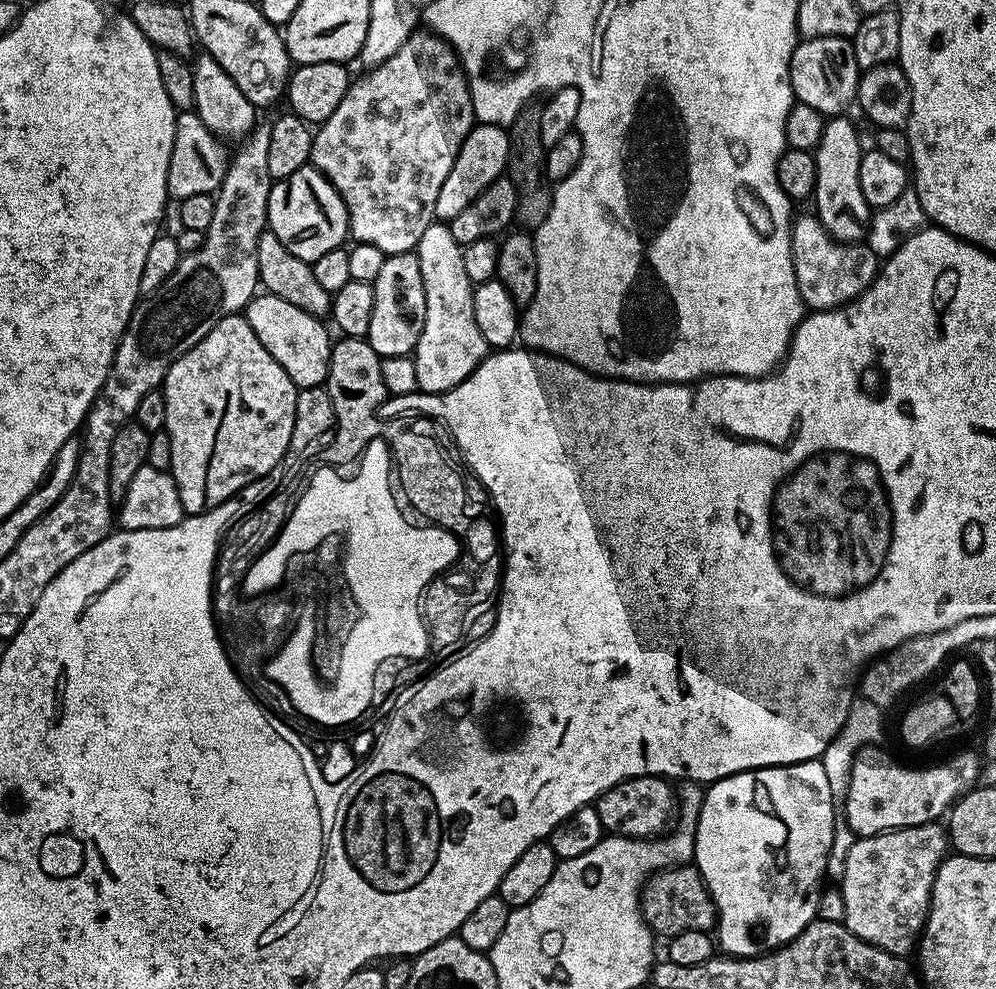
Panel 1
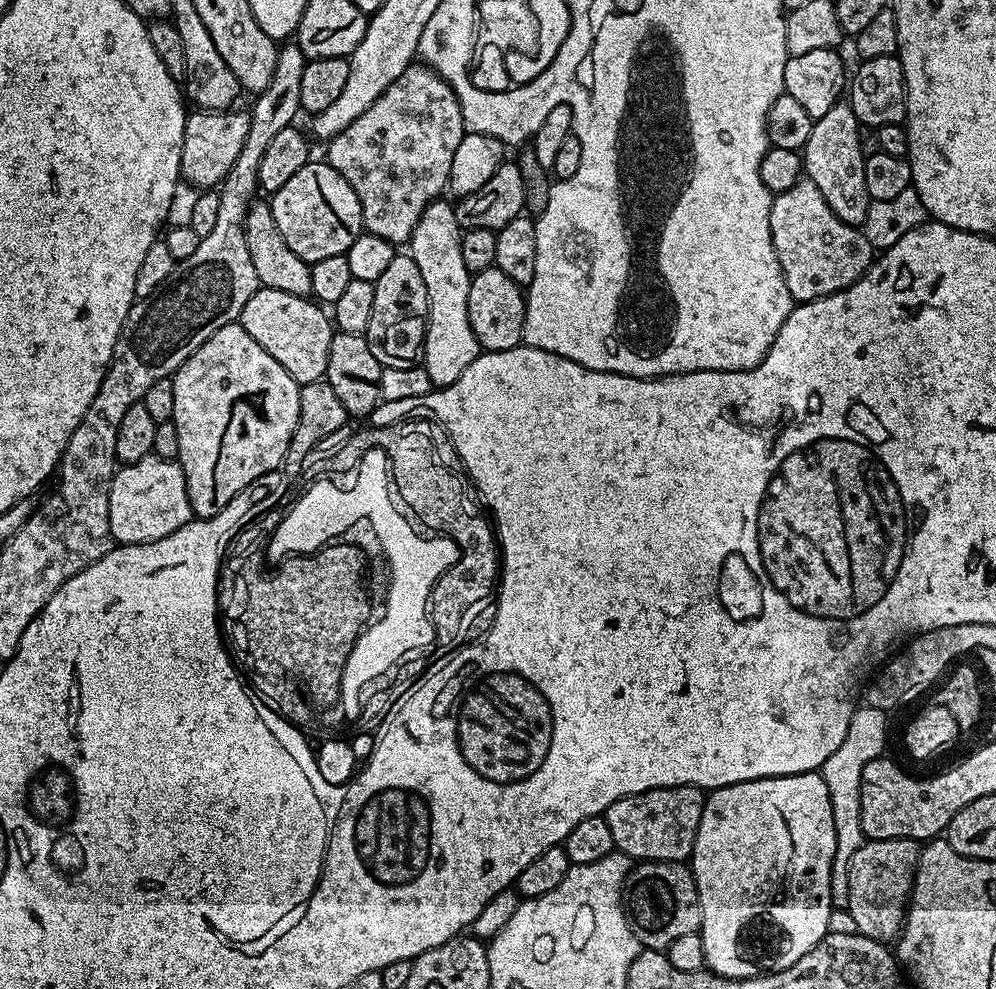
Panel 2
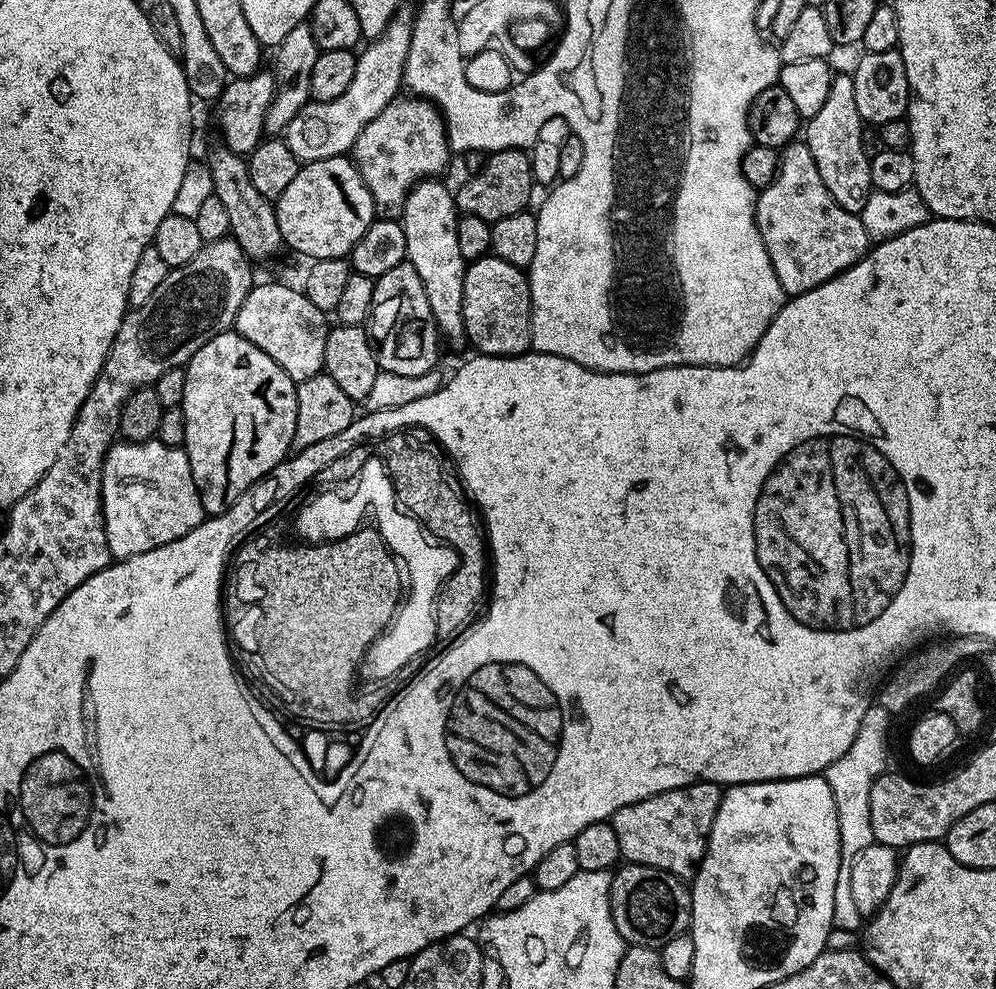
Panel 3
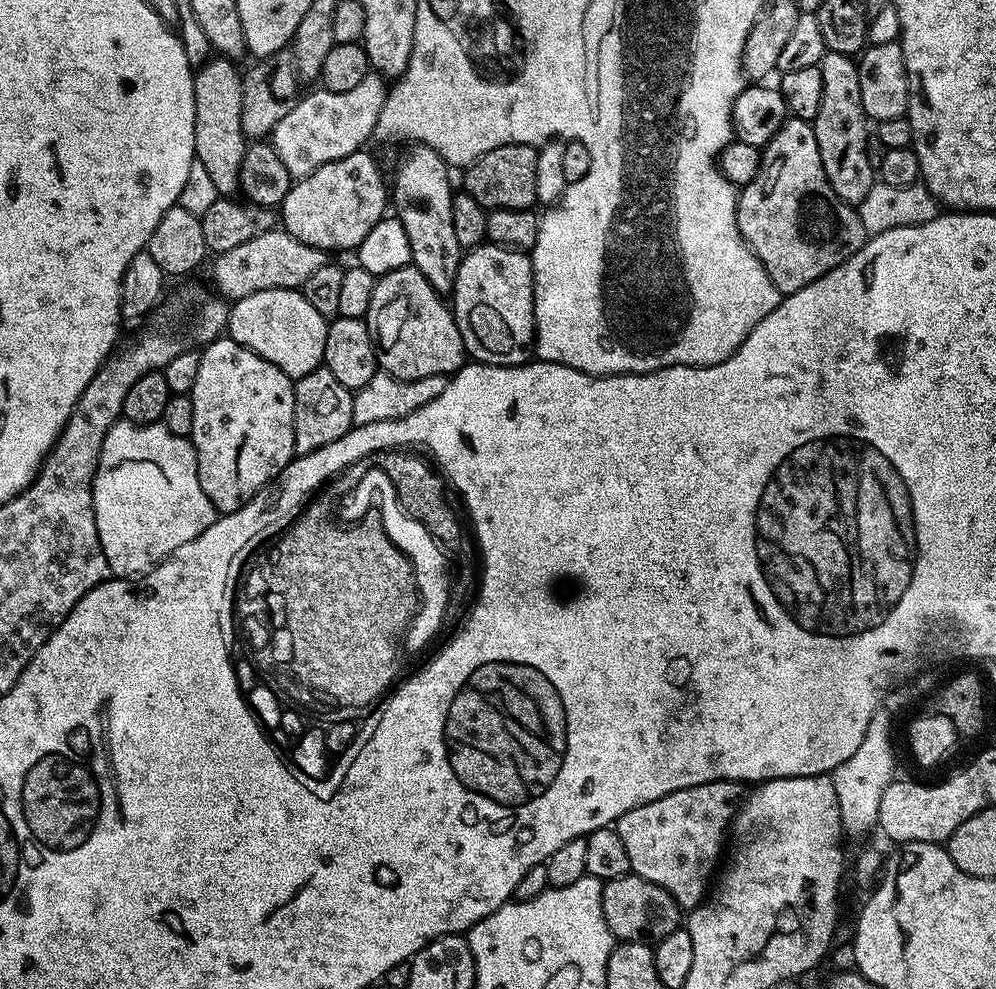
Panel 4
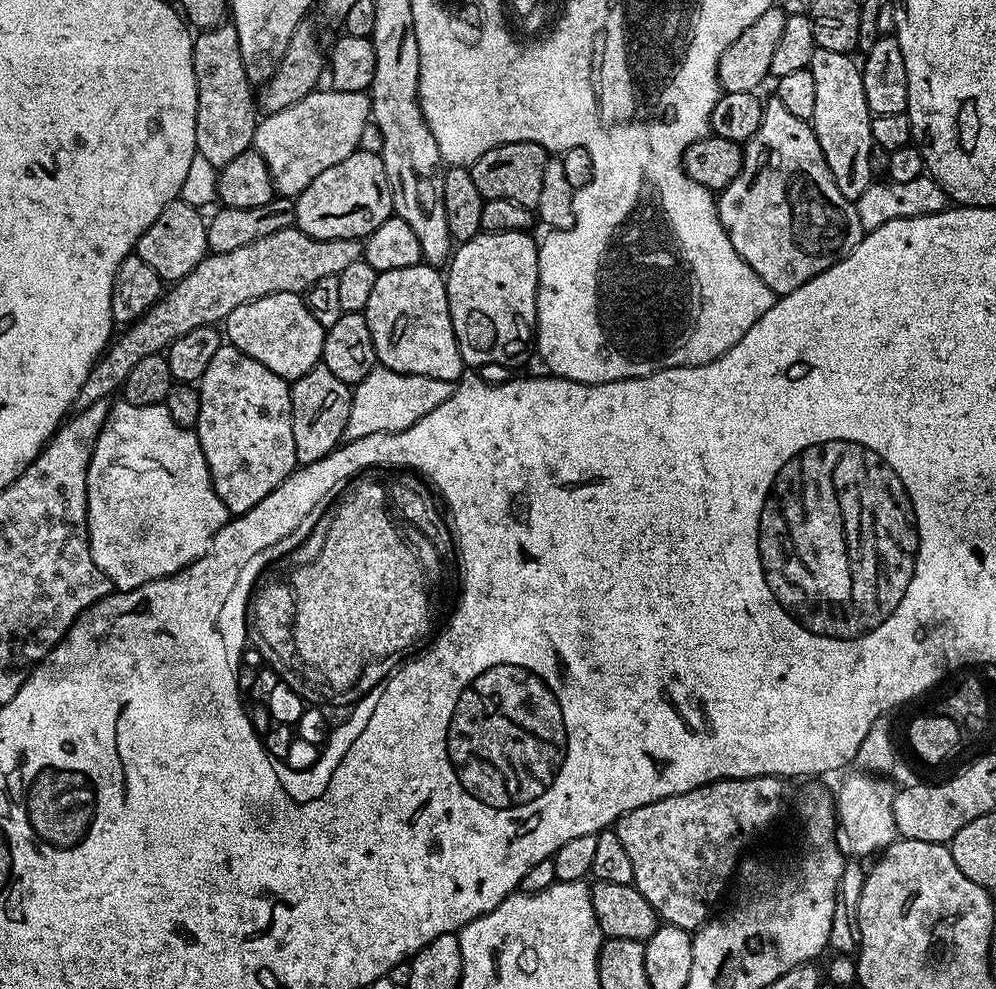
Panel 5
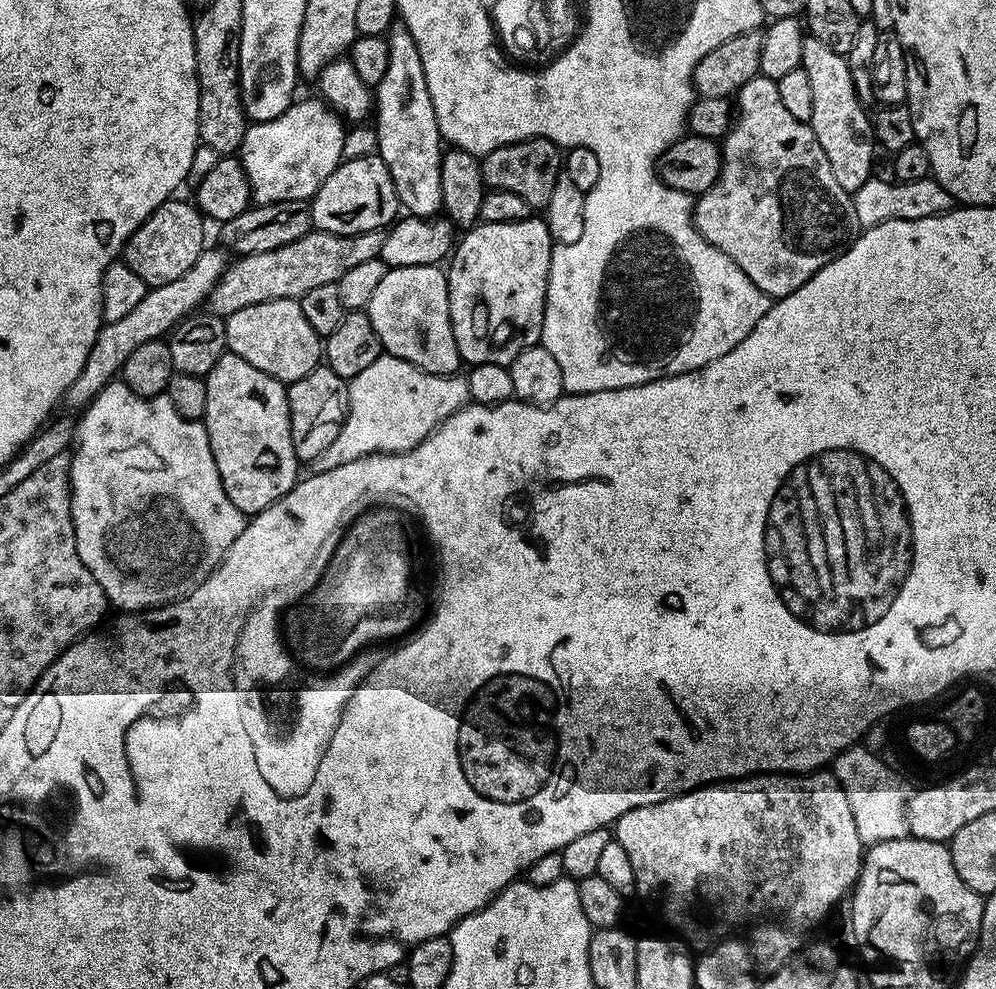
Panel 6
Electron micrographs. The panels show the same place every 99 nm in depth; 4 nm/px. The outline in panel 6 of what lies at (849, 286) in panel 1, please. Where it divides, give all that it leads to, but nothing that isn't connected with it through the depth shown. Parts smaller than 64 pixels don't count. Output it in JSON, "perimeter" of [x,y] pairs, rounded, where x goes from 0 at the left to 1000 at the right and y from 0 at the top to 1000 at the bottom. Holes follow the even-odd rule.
{"perimeter":[[[765,76],[753,79],[753,83],[749,83],[749,87],[745,87],[745,91],[739,94],[737,109],[739,114],[735,130],[725,142],[723,178],[717,184],[717,188],[713,188],[713,192],[709,192],[698,203],[697,225],[699,232],[705,237],[705,241],[709,241],[709,245],[713,245],[718,251],[725,253],[725,257],[734,261],[749,277],[749,281],[753,281],[753,285],[761,289],[761,293],[765,293],[770,299],[776,301],[792,299],[797,297],[797,293],[801,293],[801,289],[808,287],[817,276],[825,273],[825,269],[829,269],[839,259],[844,259],[859,244],[863,225],[857,216],[855,199],[845,192],[845,188],[841,188],[841,183],[837,180],[837,172],[833,172],[829,155],[825,152],[825,148],[821,148],[821,140],[815,133],[814,124],[797,119],[797,115],[789,112],[789,107],[785,107],[785,99],[781,96],[778,81]]]}

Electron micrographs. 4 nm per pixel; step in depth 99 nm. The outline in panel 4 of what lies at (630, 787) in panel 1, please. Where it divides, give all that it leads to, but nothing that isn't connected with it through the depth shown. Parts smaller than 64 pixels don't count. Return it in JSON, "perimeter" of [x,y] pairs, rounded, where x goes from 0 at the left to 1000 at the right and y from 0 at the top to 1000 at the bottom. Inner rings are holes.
{"perimeter":[[[718,789],[693,795],[689,799],[674,801],[664,809],[649,811],[637,819],[629,819],[629,823],[620,826],[616,836],[620,847],[624,847],[624,855],[629,855],[629,863],[633,863],[635,882],[649,888],[649,892],[661,895],[683,915],[684,919],[694,920],[703,915],[724,873],[725,862],[729,857],[729,846],[732,844],[741,814],[745,809],[743,797],[744,794],[737,789]]]}

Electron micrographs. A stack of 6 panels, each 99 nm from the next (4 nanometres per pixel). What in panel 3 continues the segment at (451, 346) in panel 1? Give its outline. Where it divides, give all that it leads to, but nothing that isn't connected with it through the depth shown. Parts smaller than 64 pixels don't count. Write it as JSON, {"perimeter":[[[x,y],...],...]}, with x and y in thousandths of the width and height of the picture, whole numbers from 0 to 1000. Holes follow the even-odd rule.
{"perimeter":[[[435,180],[414,189],[414,194],[406,205],[404,225],[410,250],[409,266],[414,267],[416,273],[420,273],[420,281],[424,281],[438,333],[449,347],[451,344],[456,351],[462,352],[468,348],[464,322],[468,265],[460,254],[458,200],[455,191],[450,191],[444,183],[445,181]]]}

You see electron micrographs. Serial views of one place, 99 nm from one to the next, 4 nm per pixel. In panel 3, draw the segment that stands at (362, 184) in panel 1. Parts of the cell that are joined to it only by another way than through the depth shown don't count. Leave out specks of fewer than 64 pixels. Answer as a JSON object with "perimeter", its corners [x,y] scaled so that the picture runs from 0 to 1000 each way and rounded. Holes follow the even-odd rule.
{"perimeter":[[[403,95],[376,119],[376,123],[367,125],[367,131],[359,135],[351,158],[371,192],[379,215],[386,220],[401,219],[414,189],[441,179],[450,166],[452,151],[446,116],[432,101]]]}

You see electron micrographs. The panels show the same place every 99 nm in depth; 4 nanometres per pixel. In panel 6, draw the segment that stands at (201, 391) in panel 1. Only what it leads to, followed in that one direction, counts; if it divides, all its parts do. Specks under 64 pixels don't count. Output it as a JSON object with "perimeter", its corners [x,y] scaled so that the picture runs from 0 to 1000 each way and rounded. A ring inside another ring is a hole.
{"perimeter":[[[225,356],[223,362],[215,366],[215,374],[211,374],[207,381],[207,419],[203,428],[211,443],[211,455],[223,483],[223,491],[231,508],[235,508],[235,512],[239,512],[246,523],[252,524],[267,516],[267,512],[279,508],[279,504],[295,492],[299,484],[297,476],[303,473],[303,469],[295,459],[295,447],[291,439],[289,393],[280,384],[271,382],[271,378],[263,378],[263,374],[251,370],[247,362],[239,362],[239,358],[234,356]]]}

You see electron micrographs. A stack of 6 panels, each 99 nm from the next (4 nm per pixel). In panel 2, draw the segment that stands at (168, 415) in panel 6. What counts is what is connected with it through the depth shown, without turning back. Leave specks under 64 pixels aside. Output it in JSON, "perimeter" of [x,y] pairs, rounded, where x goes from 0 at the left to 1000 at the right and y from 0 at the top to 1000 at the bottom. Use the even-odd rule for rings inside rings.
{"perimeter":[[[156,459],[134,469],[117,472],[110,491],[110,540],[117,551],[146,550],[175,540],[195,525],[191,504],[187,499],[187,483],[177,465],[159,463]]]}

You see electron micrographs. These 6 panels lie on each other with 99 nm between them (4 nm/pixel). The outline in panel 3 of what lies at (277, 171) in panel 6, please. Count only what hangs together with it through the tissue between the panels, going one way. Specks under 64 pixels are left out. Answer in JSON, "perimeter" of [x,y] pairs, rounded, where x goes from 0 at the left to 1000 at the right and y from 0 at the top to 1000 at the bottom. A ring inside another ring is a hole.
{"perimeter":[[[403,10],[399,12],[397,18],[388,26],[388,30],[384,30],[382,37],[372,41],[365,54],[362,52],[358,56],[355,83],[351,83],[350,89],[347,90],[347,95],[342,95],[340,99],[335,99],[335,103],[313,101],[306,109],[299,111],[295,123],[291,123],[291,127],[285,130],[283,134],[283,141],[289,145],[298,162],[308,164],[346,157],[355,148],[359,135],[363,135],[363,131],[367,131],[367,125],[376,123],[376,119],[380,119],[380,115],[384,115],[384,111],[388,111],[388,107],[403,96],[406,83],[406,68],[408,67],[408,59],[412,55],[415,19],[416,16],[413,11]]]}

